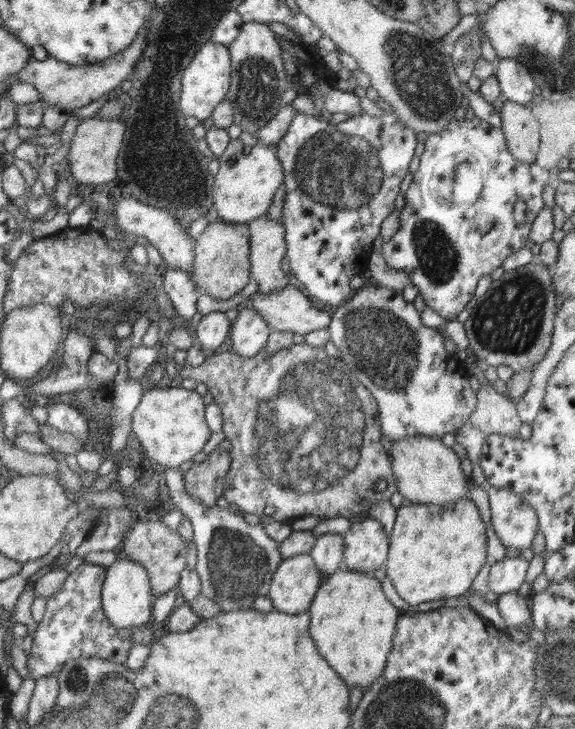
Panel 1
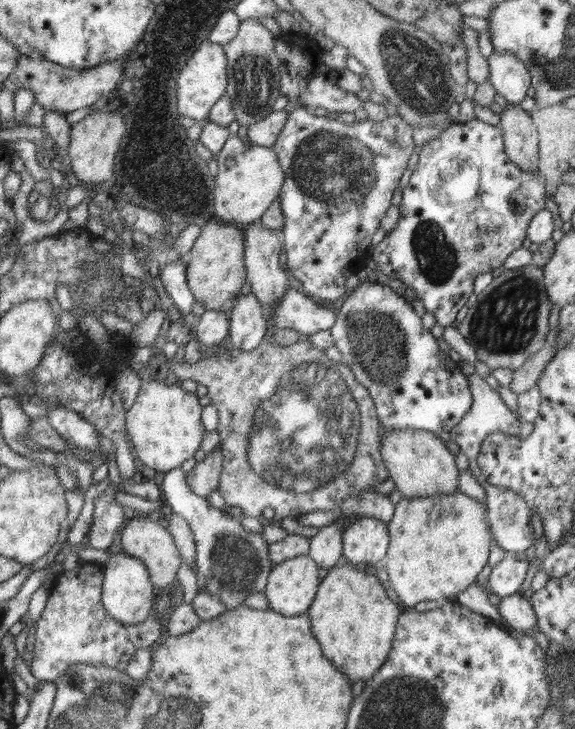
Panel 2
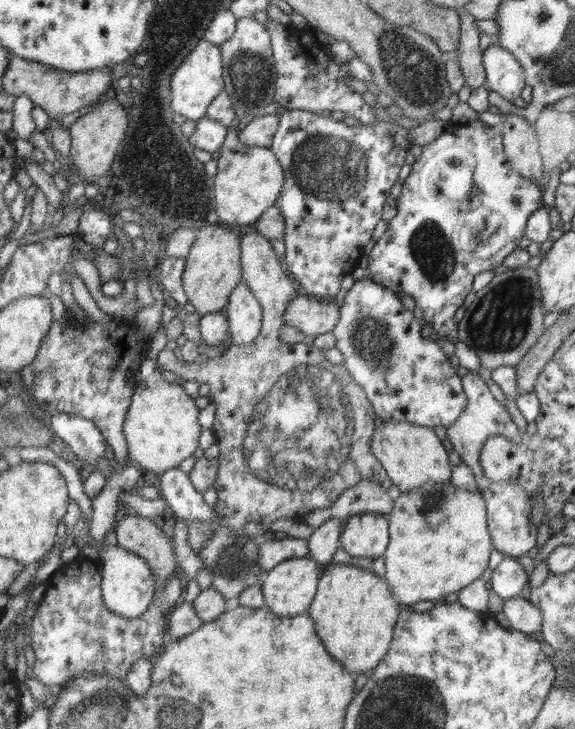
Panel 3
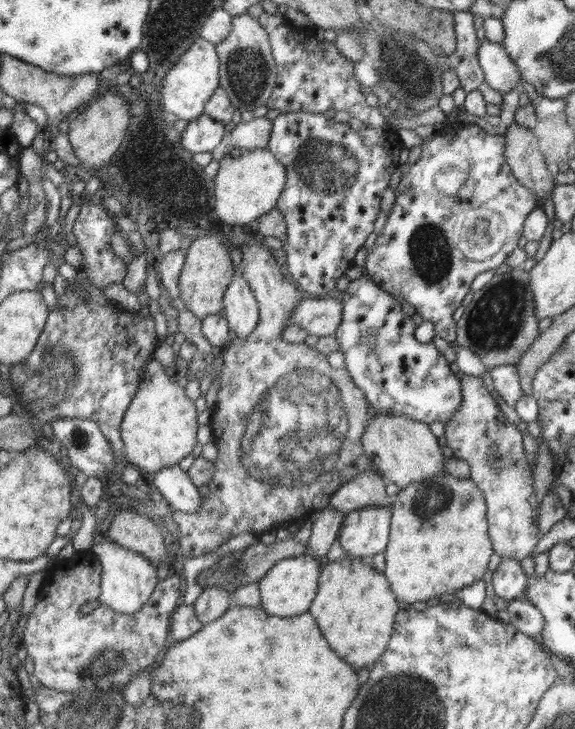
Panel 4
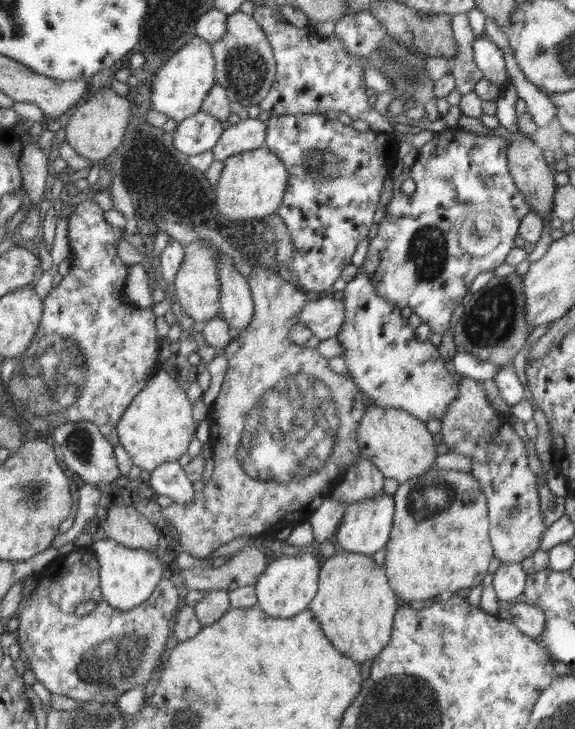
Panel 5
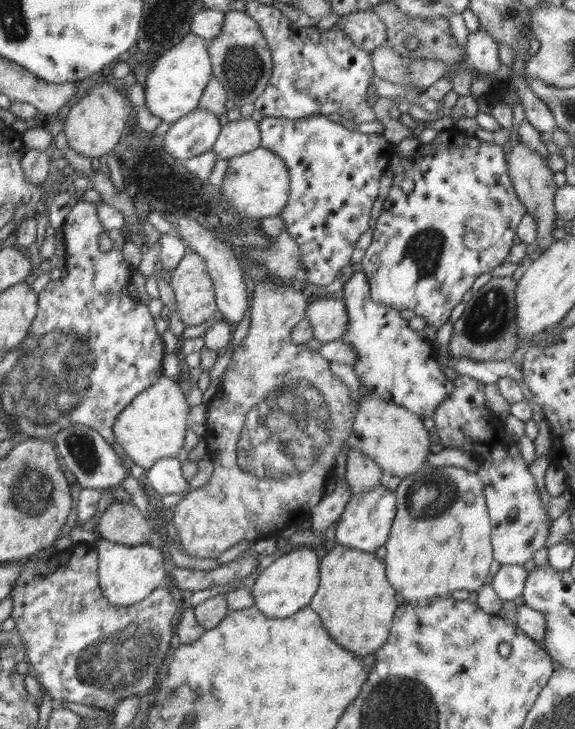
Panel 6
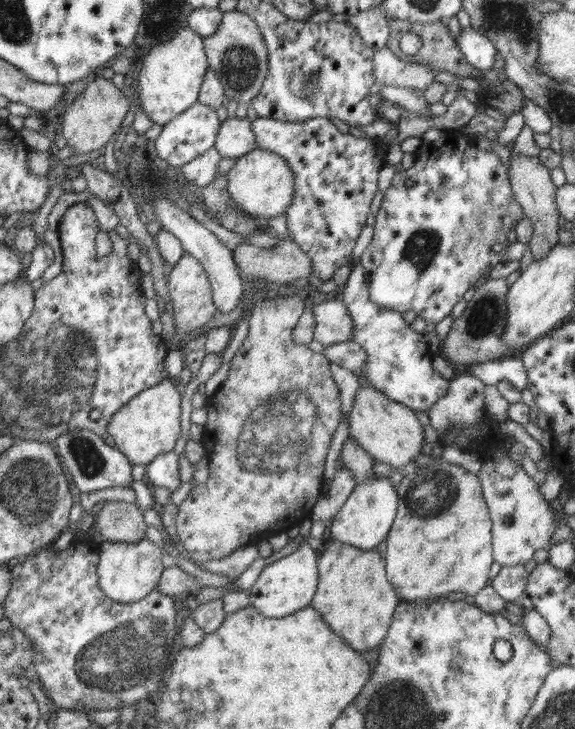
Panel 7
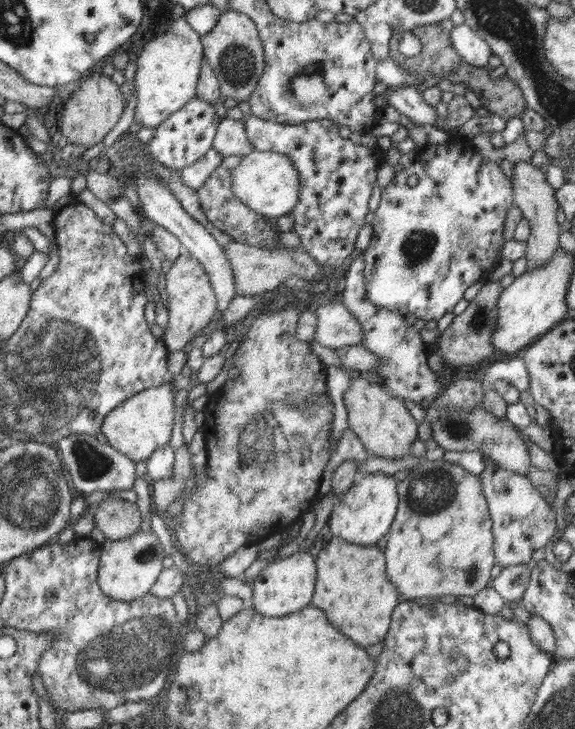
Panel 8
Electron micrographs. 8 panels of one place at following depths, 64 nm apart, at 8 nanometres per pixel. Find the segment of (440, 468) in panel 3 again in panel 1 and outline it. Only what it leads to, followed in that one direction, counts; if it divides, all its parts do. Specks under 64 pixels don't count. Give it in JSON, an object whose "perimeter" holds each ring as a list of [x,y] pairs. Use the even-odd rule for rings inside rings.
{"perimeter":[[[427,436],[408,437],[399,441],[386,441],[397,491],[406,502],[442,506],[466,497],[468,478],[460,467],[461,458],[439,438]]]}

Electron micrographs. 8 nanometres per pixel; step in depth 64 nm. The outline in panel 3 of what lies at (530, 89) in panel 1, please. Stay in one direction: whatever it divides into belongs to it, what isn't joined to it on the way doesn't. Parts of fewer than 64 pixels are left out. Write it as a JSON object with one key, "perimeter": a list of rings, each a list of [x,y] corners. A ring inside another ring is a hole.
{"perimeter":[[[493,41],[482,56],[486,70],[486,86],[507,101],[523,99],[528,91],[525,69],[516,58]]]}

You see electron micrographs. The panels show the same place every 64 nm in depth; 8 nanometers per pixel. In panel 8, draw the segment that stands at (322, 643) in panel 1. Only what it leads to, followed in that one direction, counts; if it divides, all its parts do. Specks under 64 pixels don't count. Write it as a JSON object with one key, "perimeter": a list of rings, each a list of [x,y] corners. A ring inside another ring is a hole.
{"perimeter":[[[333,537],[316,556],[317,579],[311,605],[322,610],[332,626],[366,648],[382,642],[401,598],[387,578],[385,554],[376,545],[360,546]]]}

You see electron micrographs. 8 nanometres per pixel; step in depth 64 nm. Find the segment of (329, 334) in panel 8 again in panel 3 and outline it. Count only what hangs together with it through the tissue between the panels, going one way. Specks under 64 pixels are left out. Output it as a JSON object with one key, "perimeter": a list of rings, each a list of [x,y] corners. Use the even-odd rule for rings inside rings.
{"perimeter":[[[295,294],[286,307],[286,325],[293,326],[305,336],[318,337],[332,333],[339,319],[339,307],[332,299]]]}

